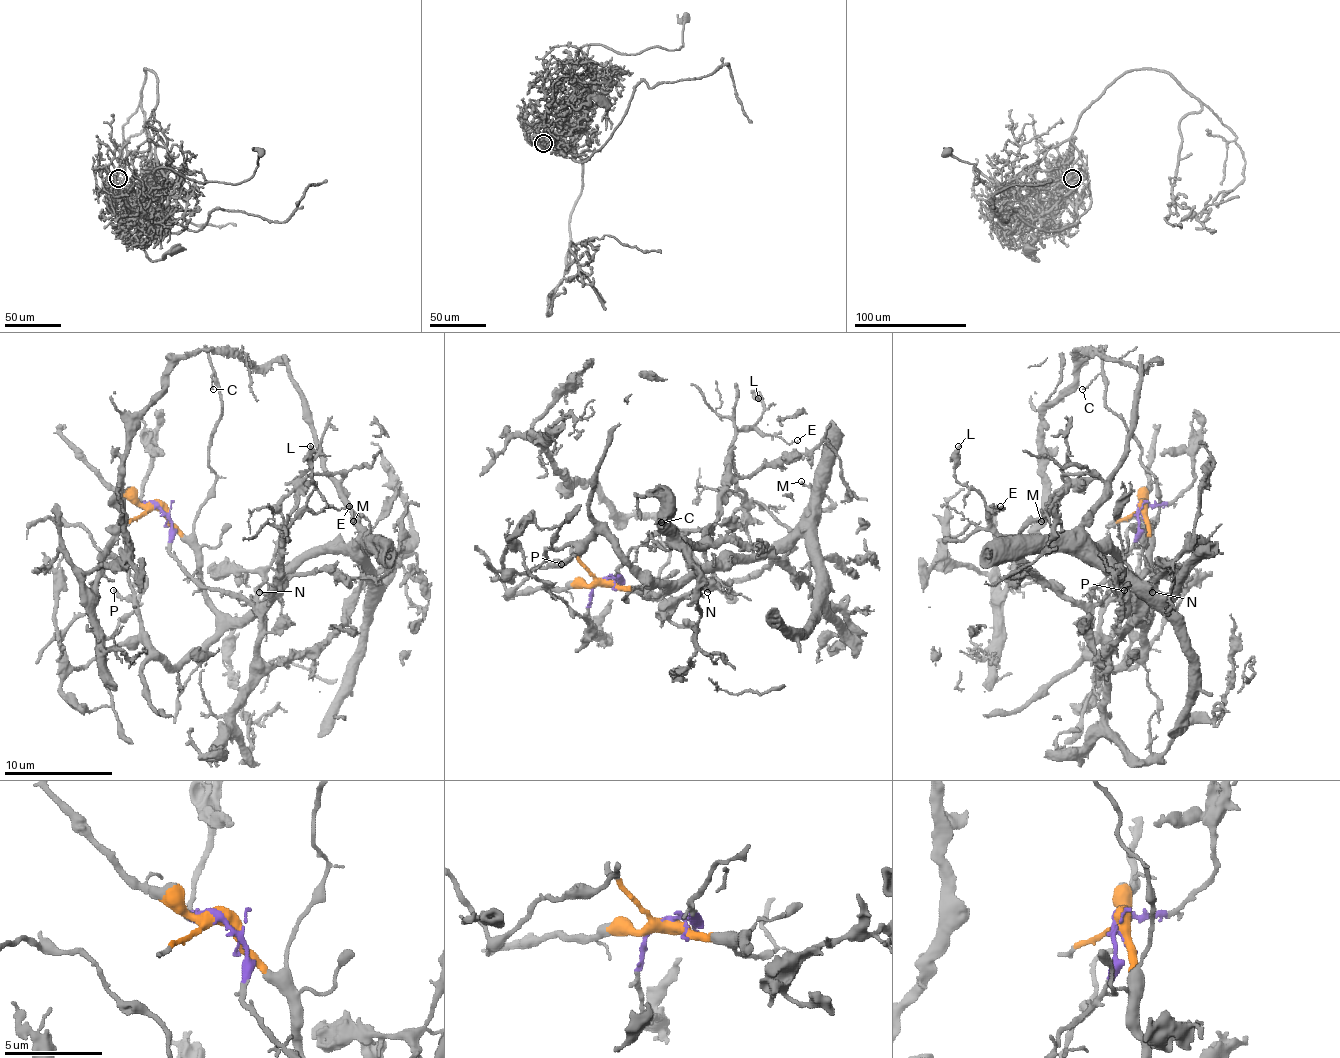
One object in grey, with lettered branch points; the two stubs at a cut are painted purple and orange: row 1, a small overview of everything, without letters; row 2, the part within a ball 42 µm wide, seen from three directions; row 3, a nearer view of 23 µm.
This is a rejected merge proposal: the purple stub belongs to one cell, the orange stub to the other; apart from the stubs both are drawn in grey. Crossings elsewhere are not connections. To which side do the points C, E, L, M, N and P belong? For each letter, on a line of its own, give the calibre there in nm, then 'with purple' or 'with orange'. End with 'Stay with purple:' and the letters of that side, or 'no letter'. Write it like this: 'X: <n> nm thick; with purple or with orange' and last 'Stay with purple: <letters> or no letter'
C: 100 nm thick; with orange
E: 100 nm thick; with purple
L: 360 nm thick; with purple
M: 110 nm thick; with orange
N: 110 nm thick; with purple
P: 320 nm thick; with orange
Stay with purple: E, L, N

